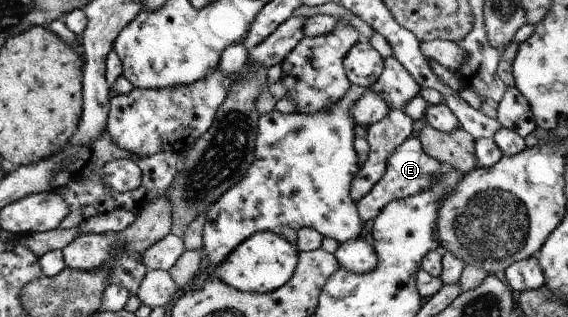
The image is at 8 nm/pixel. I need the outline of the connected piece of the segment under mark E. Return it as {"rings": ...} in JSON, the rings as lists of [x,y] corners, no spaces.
{"rings":[[[410,136],[402,145],[396,148],[394,153],[390,154],[384,177],[374,187],[371,187],[370,191],[362,199],[355,202],[359,216],[363,221],[372,221],[372,219],[380,215],[380,211],[391,201],[406,199],[406,197],[424,191],[424,189],[430,189],[432,183],[438,183],[438,177],[442,173],[446,173],[446,170],[443,163],[426,155],[418,137]]]}

